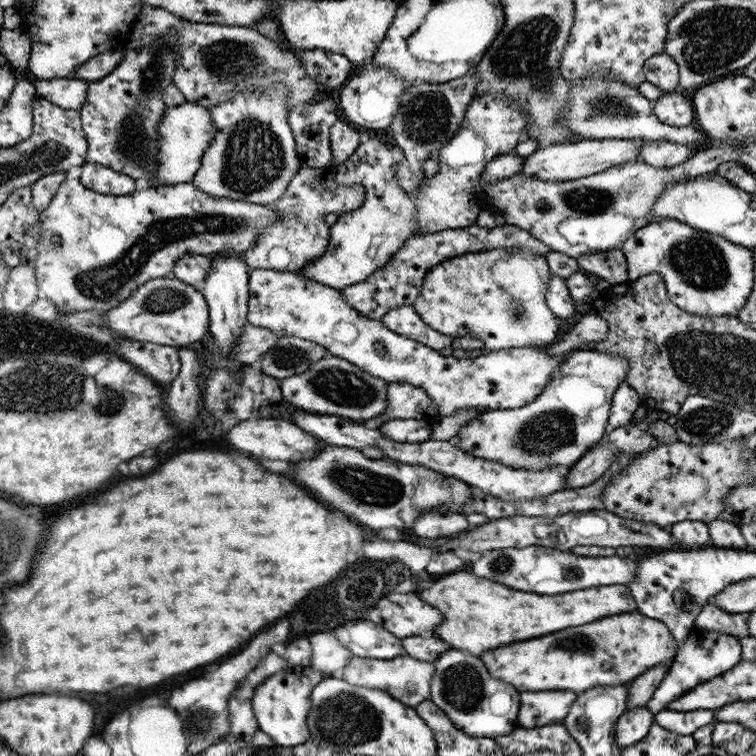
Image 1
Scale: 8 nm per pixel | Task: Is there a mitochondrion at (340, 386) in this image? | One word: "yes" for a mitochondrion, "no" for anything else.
yes

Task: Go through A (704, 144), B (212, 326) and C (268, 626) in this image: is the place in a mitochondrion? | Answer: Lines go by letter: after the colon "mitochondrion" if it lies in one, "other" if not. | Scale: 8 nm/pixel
A: other
B: other
C: other

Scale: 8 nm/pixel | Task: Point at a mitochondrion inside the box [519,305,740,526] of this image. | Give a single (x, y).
(706, 420)

